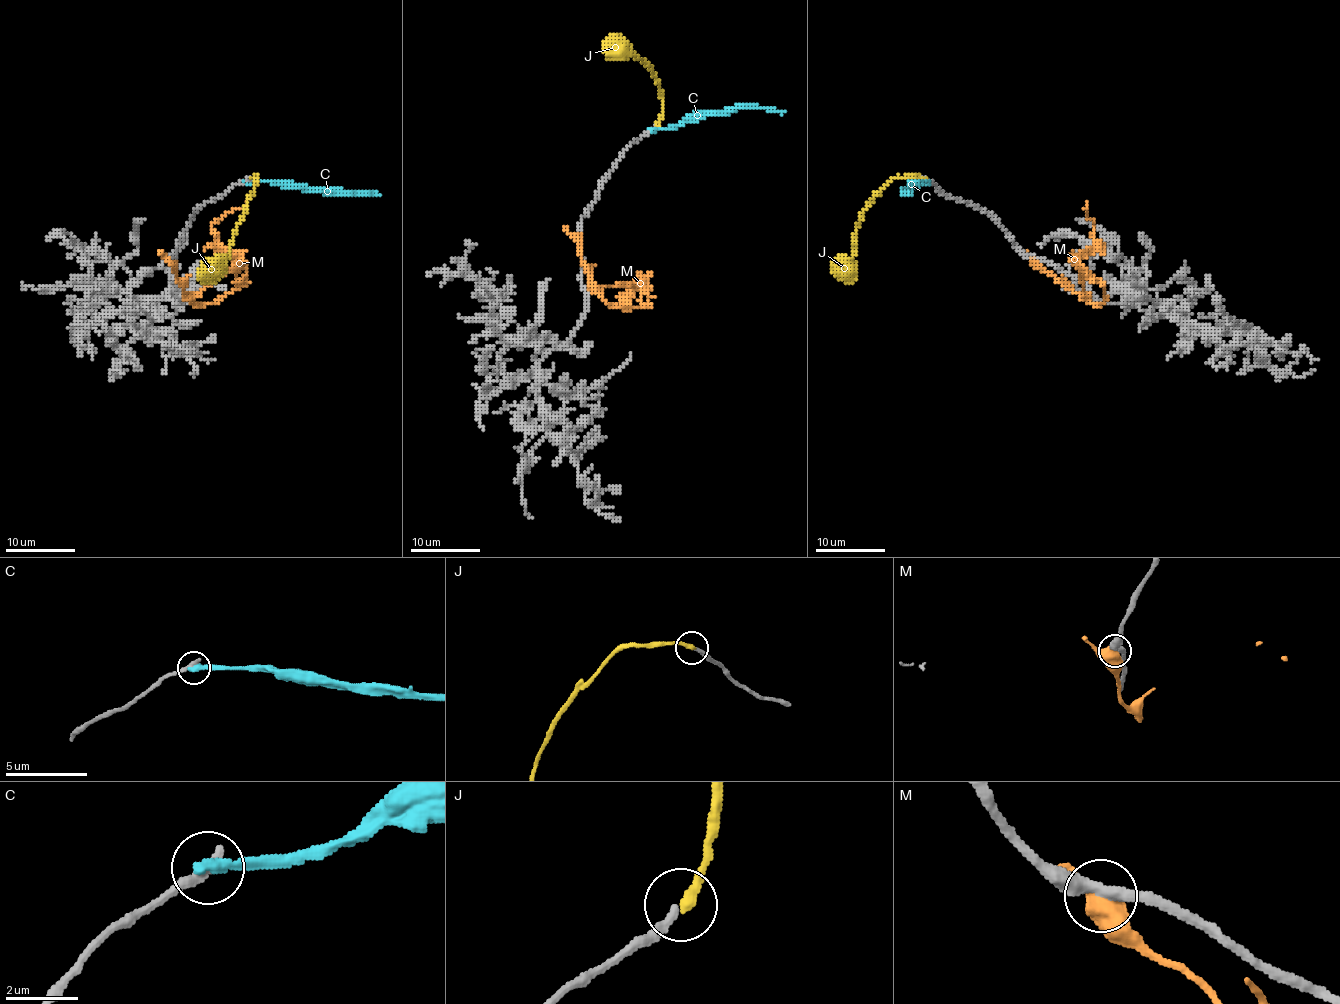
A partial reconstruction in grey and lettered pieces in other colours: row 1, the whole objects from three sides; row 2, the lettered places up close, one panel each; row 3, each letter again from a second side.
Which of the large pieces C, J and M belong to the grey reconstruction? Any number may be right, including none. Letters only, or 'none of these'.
J

